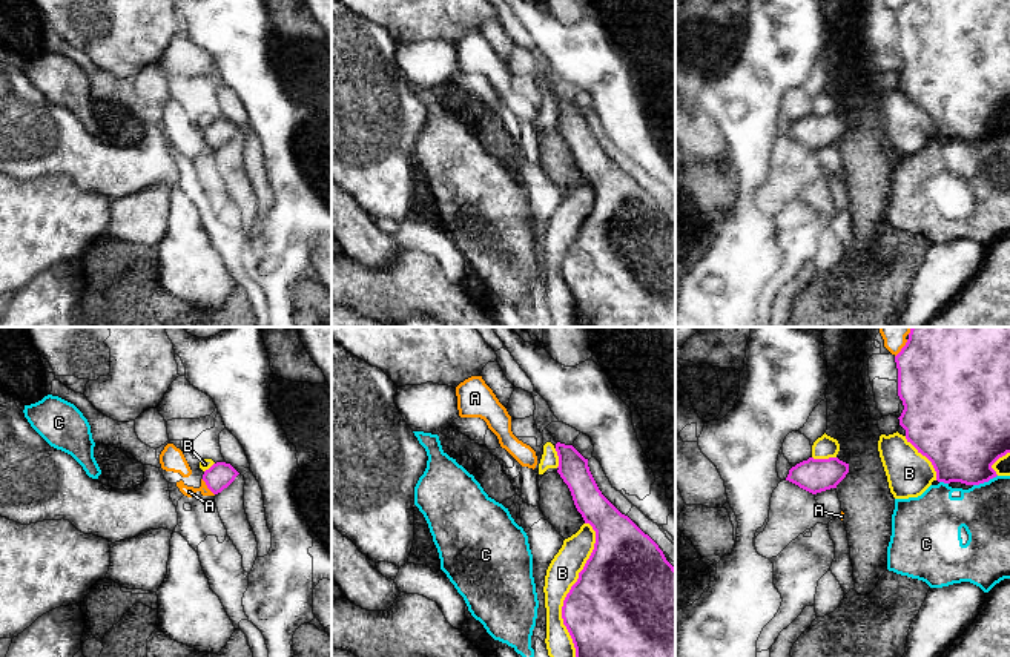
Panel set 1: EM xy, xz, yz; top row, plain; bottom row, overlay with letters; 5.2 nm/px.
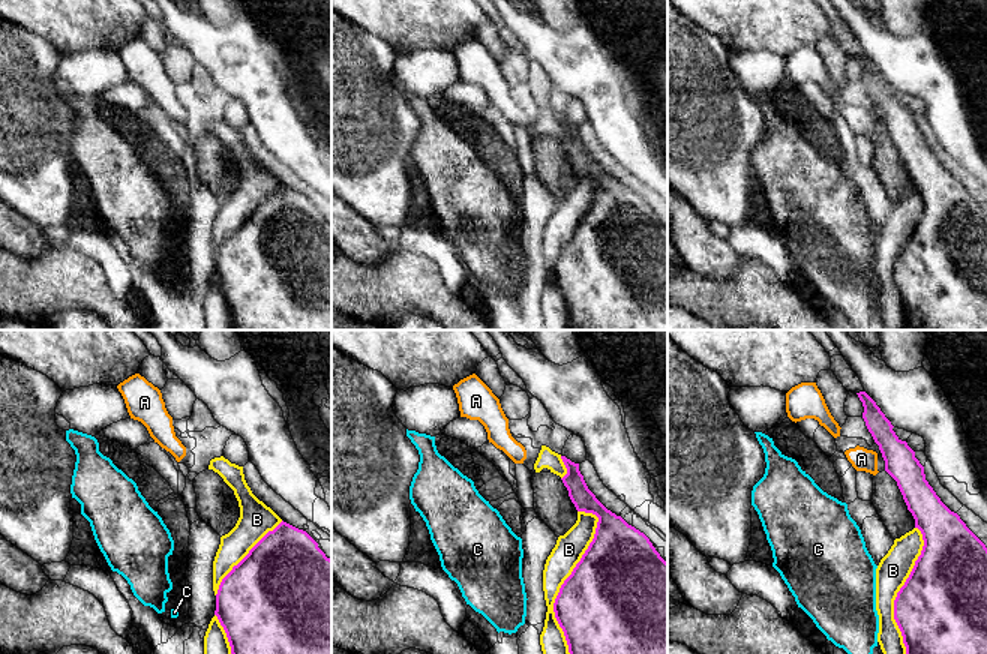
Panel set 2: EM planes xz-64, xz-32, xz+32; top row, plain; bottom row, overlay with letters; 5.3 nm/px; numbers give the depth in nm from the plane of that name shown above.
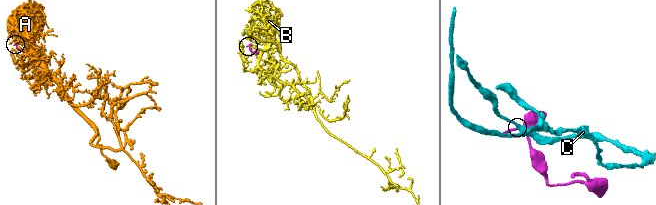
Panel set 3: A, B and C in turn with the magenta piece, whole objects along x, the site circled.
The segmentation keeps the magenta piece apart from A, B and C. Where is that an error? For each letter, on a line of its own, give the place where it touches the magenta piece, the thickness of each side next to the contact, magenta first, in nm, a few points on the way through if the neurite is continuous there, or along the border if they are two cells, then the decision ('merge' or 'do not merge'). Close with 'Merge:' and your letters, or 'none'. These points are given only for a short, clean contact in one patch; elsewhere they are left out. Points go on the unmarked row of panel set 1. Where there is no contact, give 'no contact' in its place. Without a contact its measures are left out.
A: contact xy (207, 143); calibres 140 and 60 nm; do not merge
B: contact xz (570, 246); calibres 500 and 160 nm; do not merge
C: contact yz (984, 137); calibres 400 and 280 nm; do not merge
Merge: none

